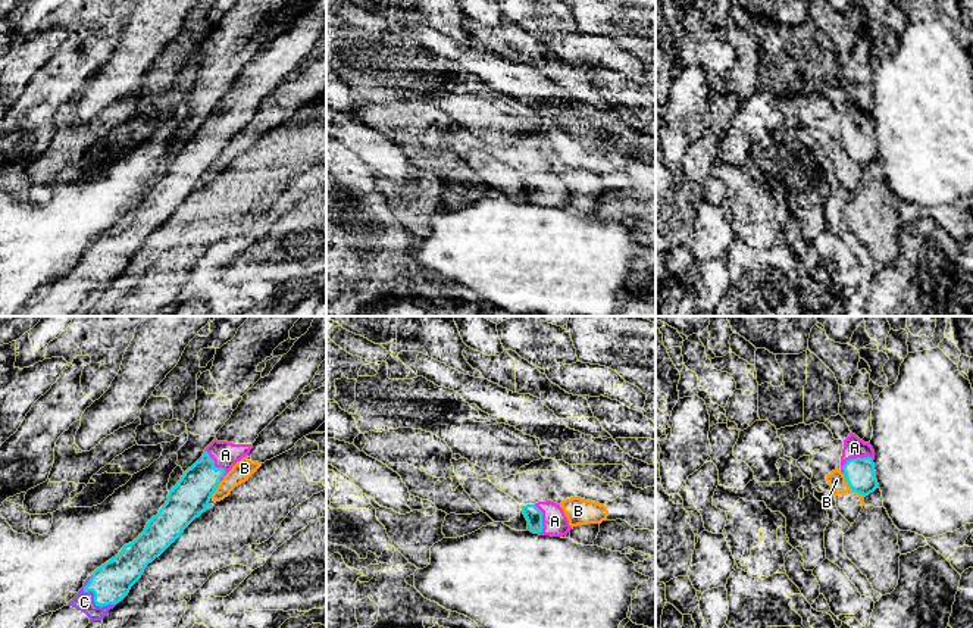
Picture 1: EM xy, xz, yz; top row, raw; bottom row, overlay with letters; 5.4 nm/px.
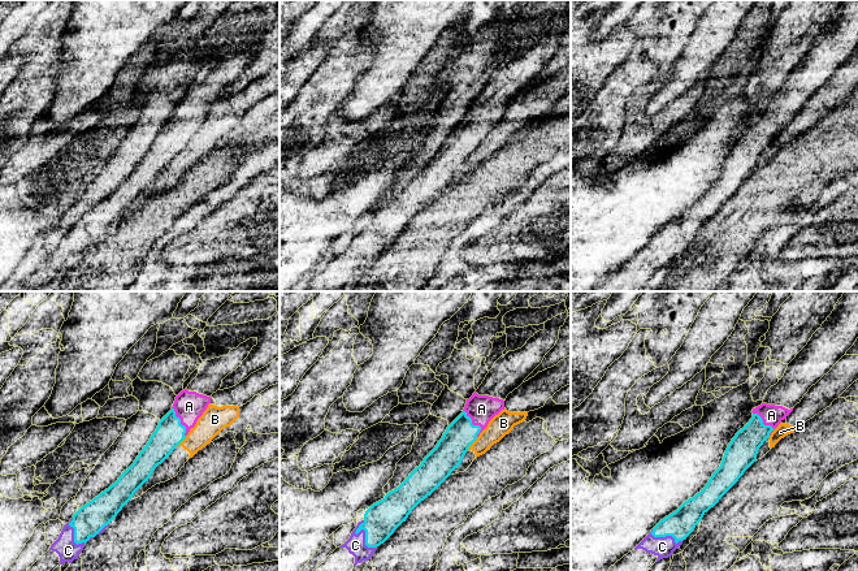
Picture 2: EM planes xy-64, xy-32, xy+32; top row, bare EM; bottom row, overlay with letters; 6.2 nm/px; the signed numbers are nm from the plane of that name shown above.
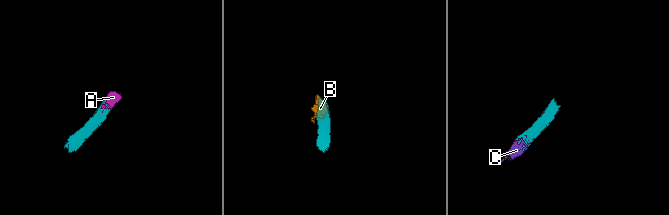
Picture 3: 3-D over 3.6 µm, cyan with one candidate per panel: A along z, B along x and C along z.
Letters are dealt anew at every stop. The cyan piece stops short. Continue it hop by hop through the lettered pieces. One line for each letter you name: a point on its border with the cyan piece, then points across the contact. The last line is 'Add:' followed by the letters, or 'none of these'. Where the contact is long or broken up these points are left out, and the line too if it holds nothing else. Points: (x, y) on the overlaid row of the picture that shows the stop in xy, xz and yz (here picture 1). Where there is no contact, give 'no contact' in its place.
A: contact yz (854, 459); way yz (860, 474), (854, 459), (854, 447)
C: contact xy (94, 597); way xy (110, 583), (94, 597), (84, 602)
Add: A, C

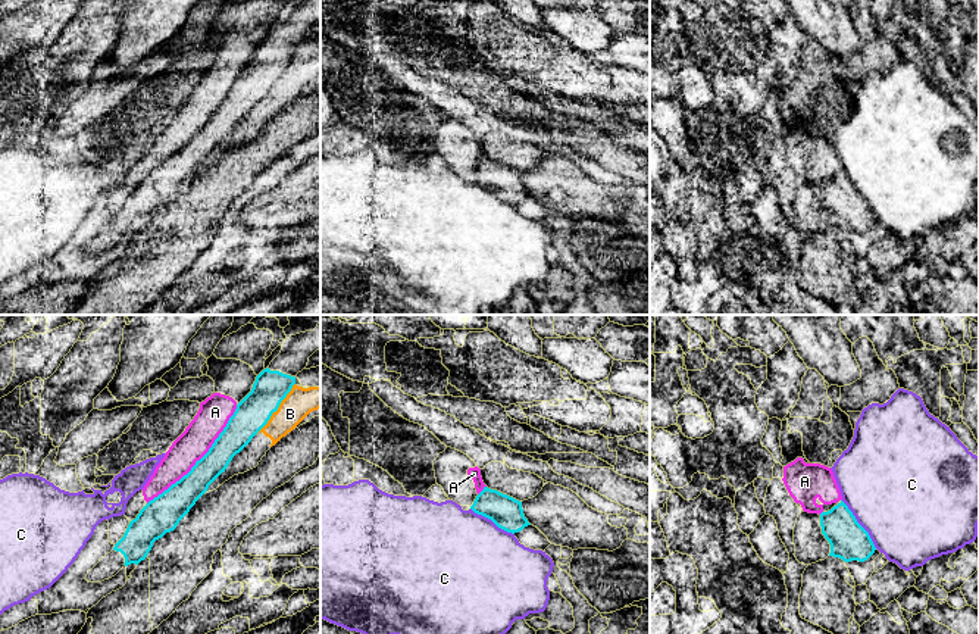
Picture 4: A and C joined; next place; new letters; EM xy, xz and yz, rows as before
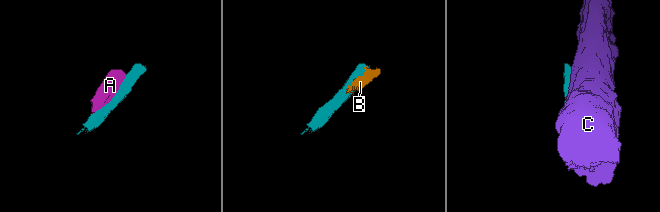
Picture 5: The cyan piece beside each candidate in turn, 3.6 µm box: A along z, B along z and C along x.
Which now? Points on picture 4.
Add: none of these

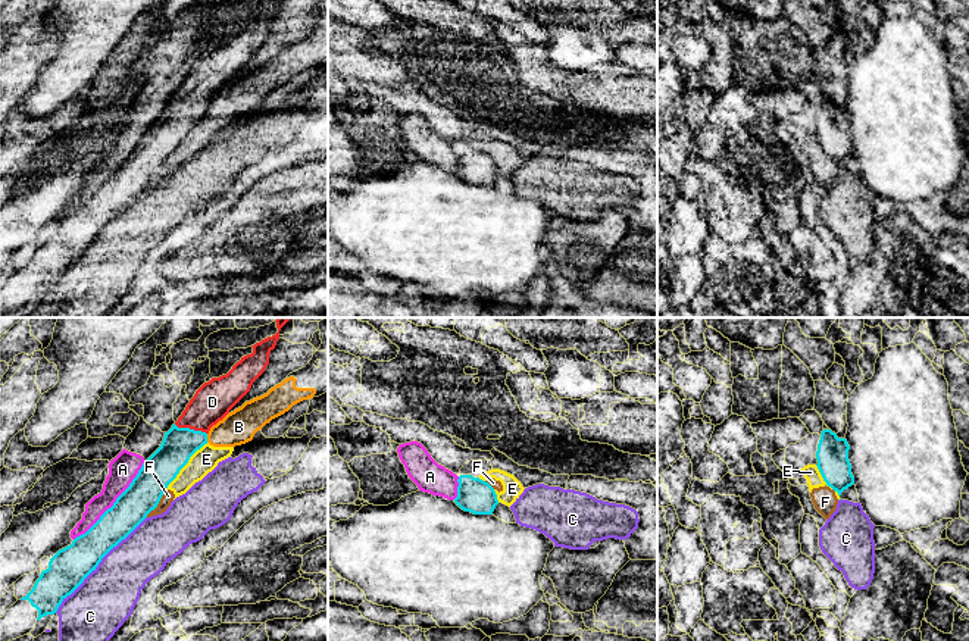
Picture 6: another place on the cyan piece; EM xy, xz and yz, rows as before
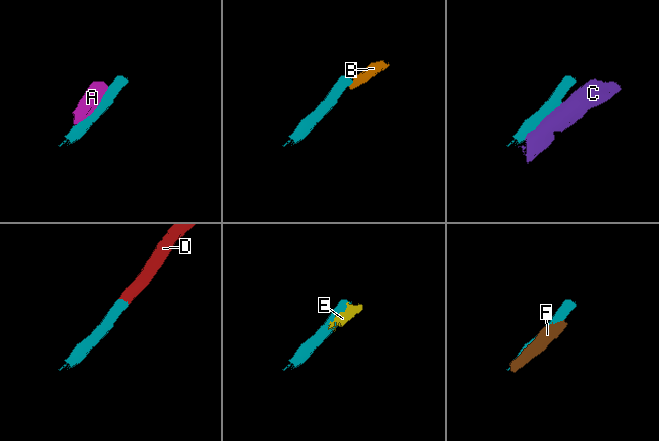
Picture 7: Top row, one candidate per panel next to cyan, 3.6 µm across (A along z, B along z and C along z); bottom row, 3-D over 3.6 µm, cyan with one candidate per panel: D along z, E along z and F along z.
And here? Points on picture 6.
D: contact xy (188, 428); way xy (178, 444), (188, 428), (212, 402)
Add: D

